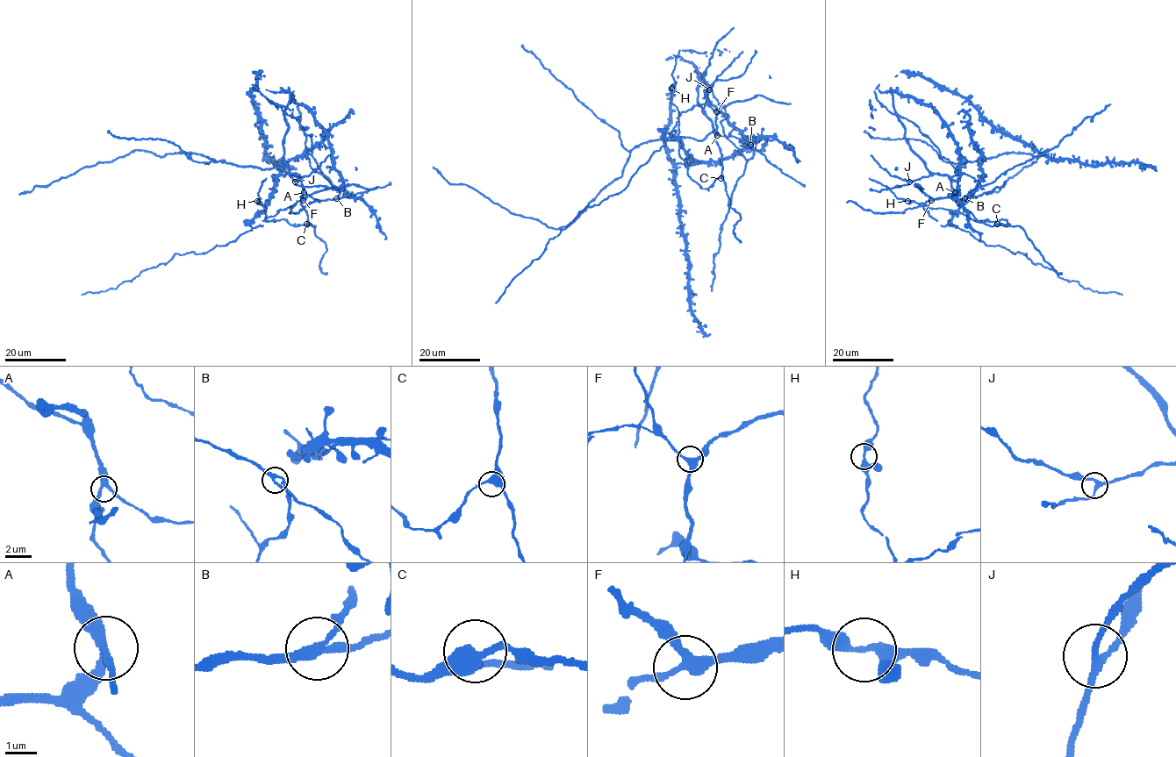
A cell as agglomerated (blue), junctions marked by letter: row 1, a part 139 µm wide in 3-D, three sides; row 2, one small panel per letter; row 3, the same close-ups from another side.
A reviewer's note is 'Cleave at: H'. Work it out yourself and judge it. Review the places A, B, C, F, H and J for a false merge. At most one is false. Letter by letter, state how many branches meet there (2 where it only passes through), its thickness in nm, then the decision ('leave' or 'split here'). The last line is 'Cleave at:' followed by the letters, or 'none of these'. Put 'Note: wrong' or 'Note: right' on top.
Note: wrong
A: 3 | 300 nm | leave
B: 3 | 240 nm | leave
C: 3 | 360 nm | leave
F: 3 | 320 nm | leave
H: 3 | 300 nm | leave
J: 3 | 220 nm | leave
Cleave at: none of these

